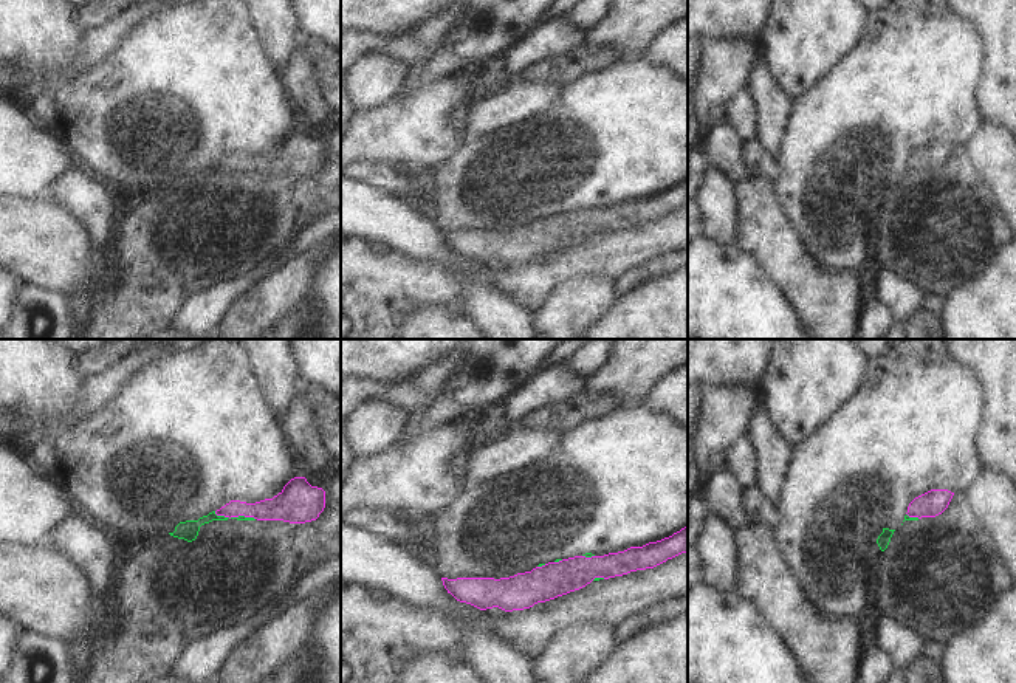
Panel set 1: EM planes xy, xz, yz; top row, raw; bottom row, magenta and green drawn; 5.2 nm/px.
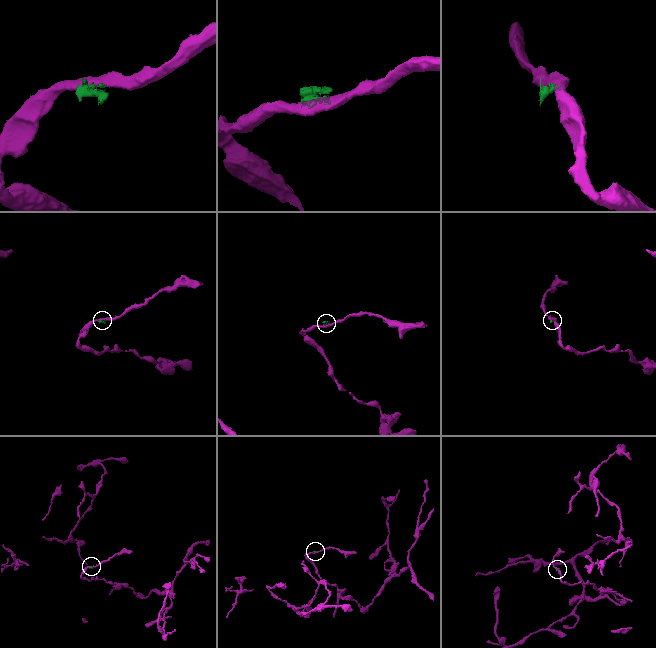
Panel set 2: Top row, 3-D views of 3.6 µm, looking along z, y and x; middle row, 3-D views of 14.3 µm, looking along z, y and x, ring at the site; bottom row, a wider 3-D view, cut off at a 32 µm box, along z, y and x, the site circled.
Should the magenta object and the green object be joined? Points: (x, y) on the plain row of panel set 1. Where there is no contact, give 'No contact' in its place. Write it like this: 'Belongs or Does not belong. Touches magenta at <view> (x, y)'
Does not belong. Touches magenta at xy (234, 169)

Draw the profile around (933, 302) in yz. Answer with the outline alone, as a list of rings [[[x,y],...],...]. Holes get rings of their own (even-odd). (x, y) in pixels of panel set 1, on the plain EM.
[[[926,293],[923,299],[923,308],[940,317],[945,297],[935,293]]]

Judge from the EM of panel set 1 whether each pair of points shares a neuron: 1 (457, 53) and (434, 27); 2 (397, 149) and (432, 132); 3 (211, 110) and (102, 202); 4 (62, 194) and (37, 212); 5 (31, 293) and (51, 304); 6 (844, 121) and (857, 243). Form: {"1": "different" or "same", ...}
{"1": "different", "2": "same", "3": "different", "4": "different", "5": "same", "6": "same"}

